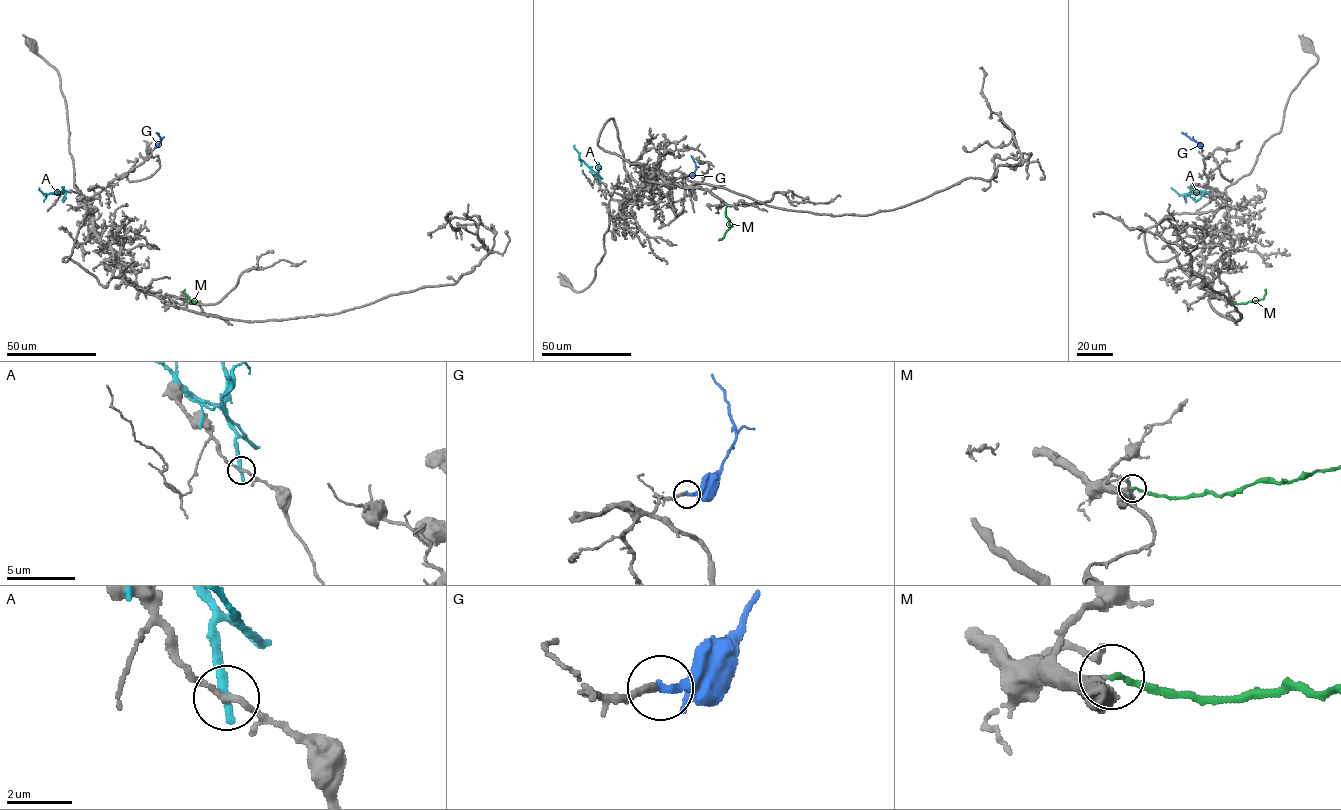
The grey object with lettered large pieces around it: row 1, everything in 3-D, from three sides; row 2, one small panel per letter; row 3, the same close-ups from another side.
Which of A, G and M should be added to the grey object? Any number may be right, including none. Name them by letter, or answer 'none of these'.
G, M

